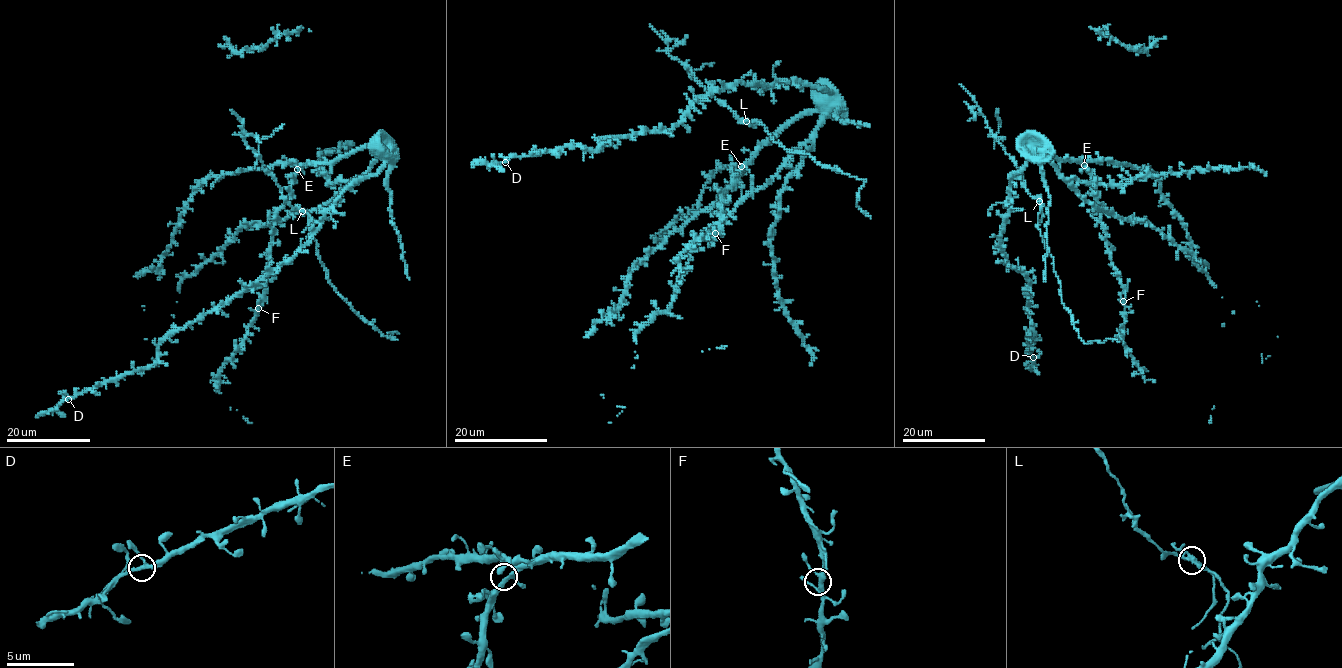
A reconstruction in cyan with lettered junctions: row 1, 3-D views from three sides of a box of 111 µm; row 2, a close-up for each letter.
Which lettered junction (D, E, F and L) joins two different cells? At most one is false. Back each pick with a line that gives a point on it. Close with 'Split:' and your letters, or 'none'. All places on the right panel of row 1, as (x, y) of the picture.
L: at (1039, 201)
Split: L

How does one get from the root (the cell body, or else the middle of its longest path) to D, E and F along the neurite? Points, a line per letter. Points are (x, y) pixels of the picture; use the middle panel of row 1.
D: (829, 95), (794, 80), (729, 84), (701, 95), (667, 130), (505, 162)
E: (829, 95), (816, 110), (802, 112), (785, 122), (741, 166)
F: (829, 95), (816, 110), (802, 112), (785, 122), (758, 149), (723, 192), (721, 227), (715, 233)

